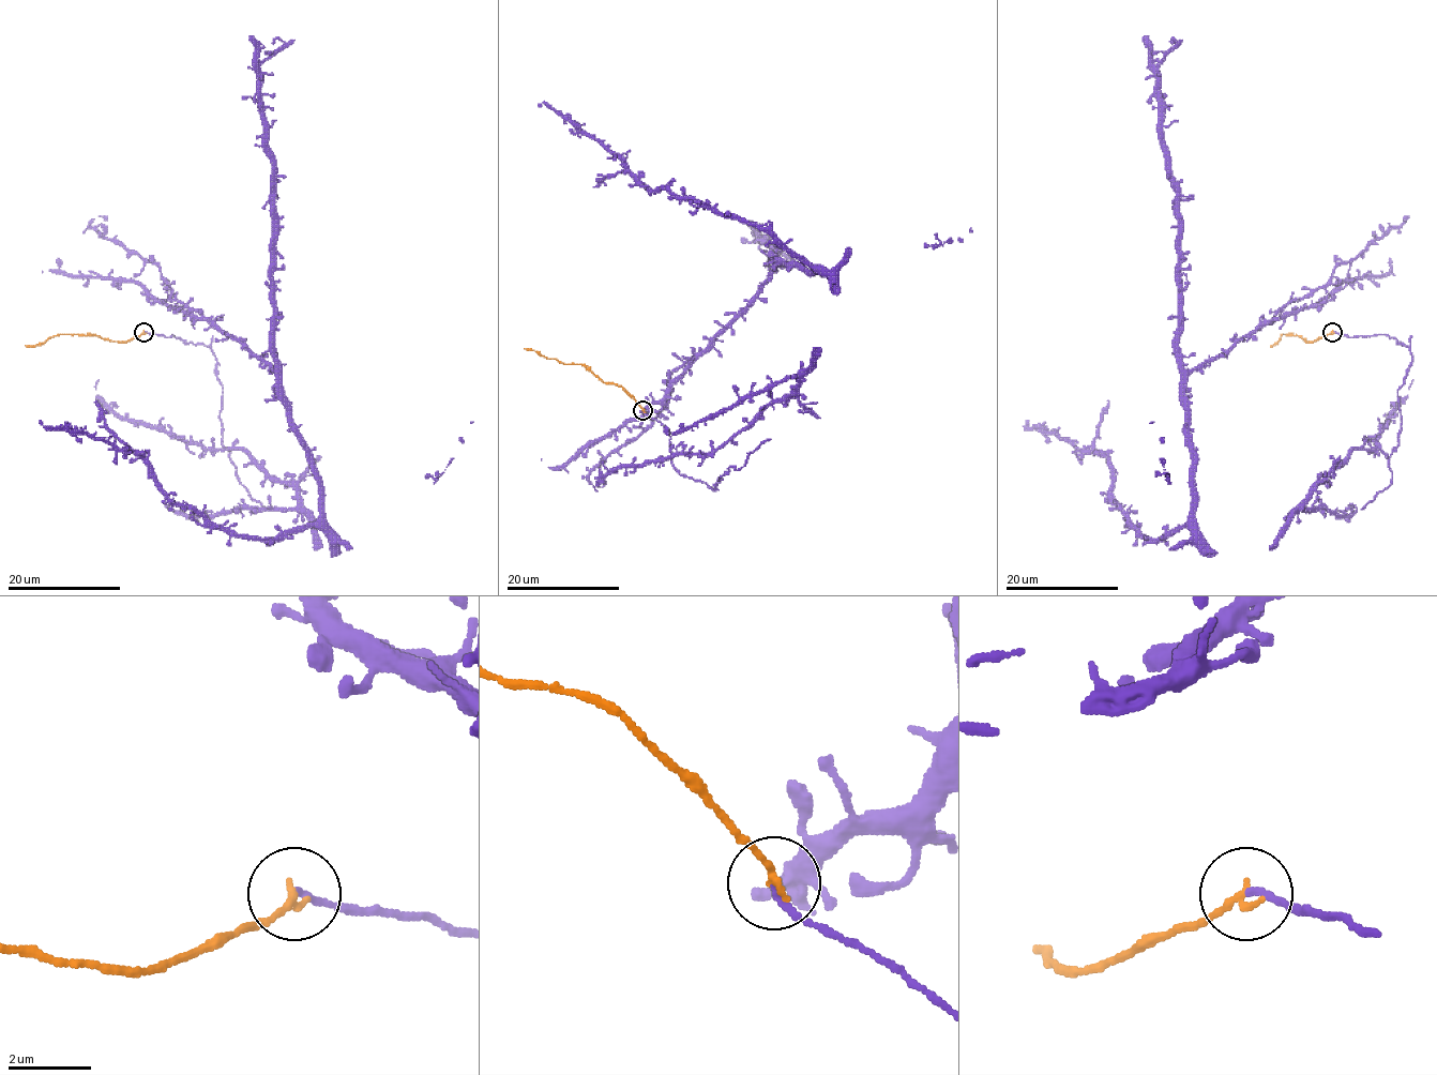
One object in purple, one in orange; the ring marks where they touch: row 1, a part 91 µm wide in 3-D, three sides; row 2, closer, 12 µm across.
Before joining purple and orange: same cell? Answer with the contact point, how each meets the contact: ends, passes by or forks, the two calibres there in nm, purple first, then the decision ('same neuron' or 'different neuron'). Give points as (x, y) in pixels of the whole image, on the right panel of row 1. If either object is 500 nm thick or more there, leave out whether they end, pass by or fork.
(1332, 332) | purple ends | orange ends | 160/200 nm | same neuron

